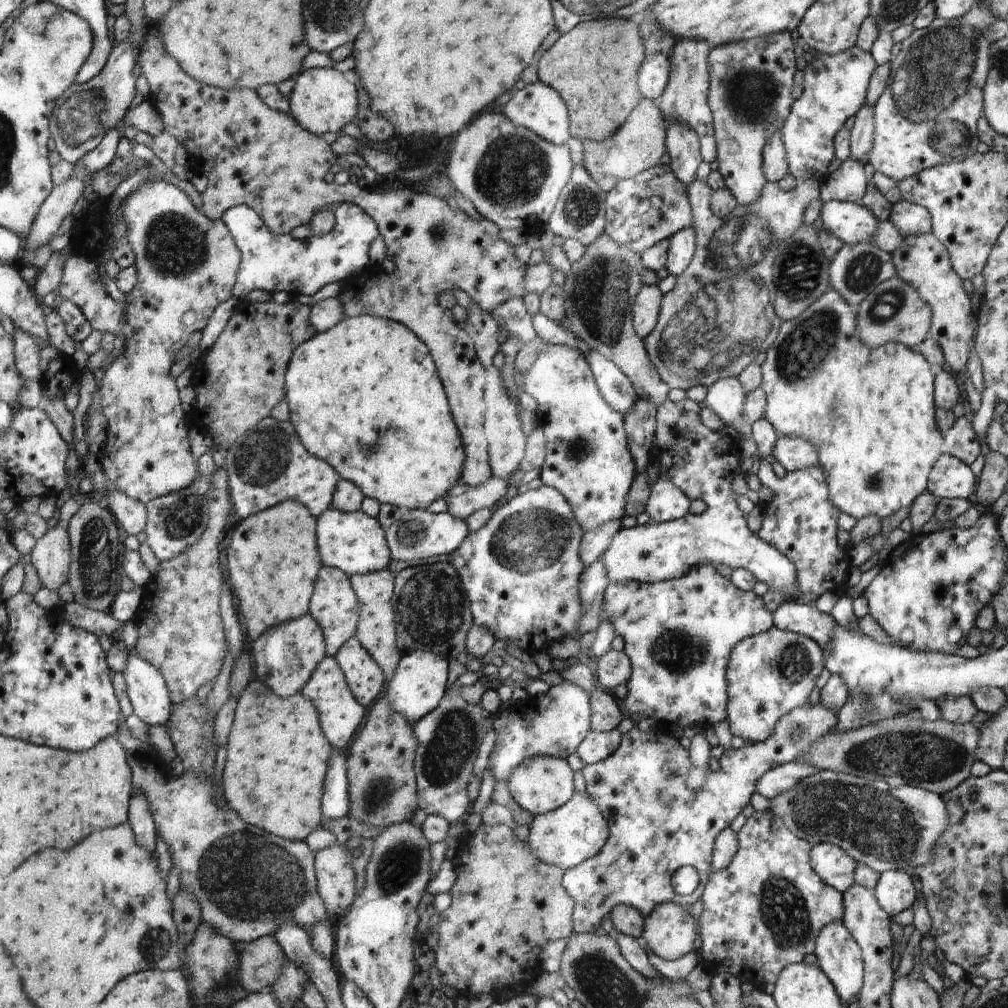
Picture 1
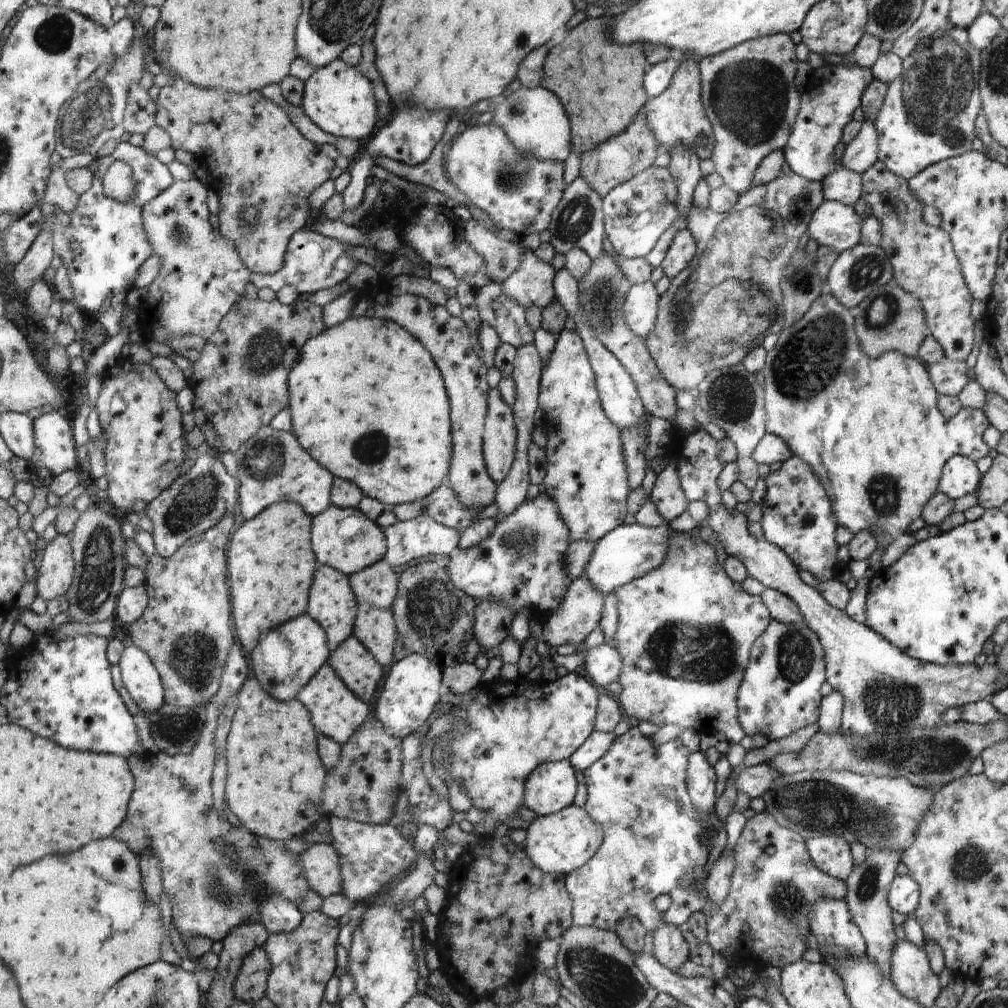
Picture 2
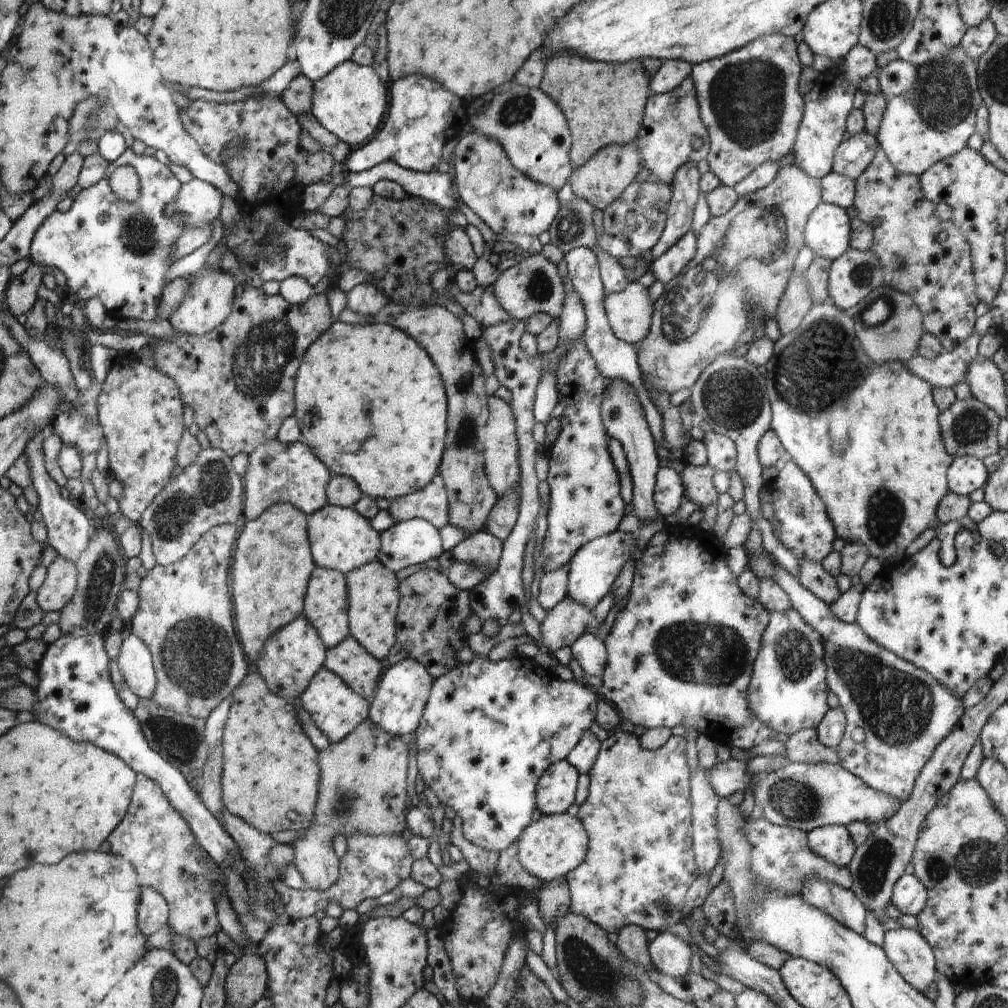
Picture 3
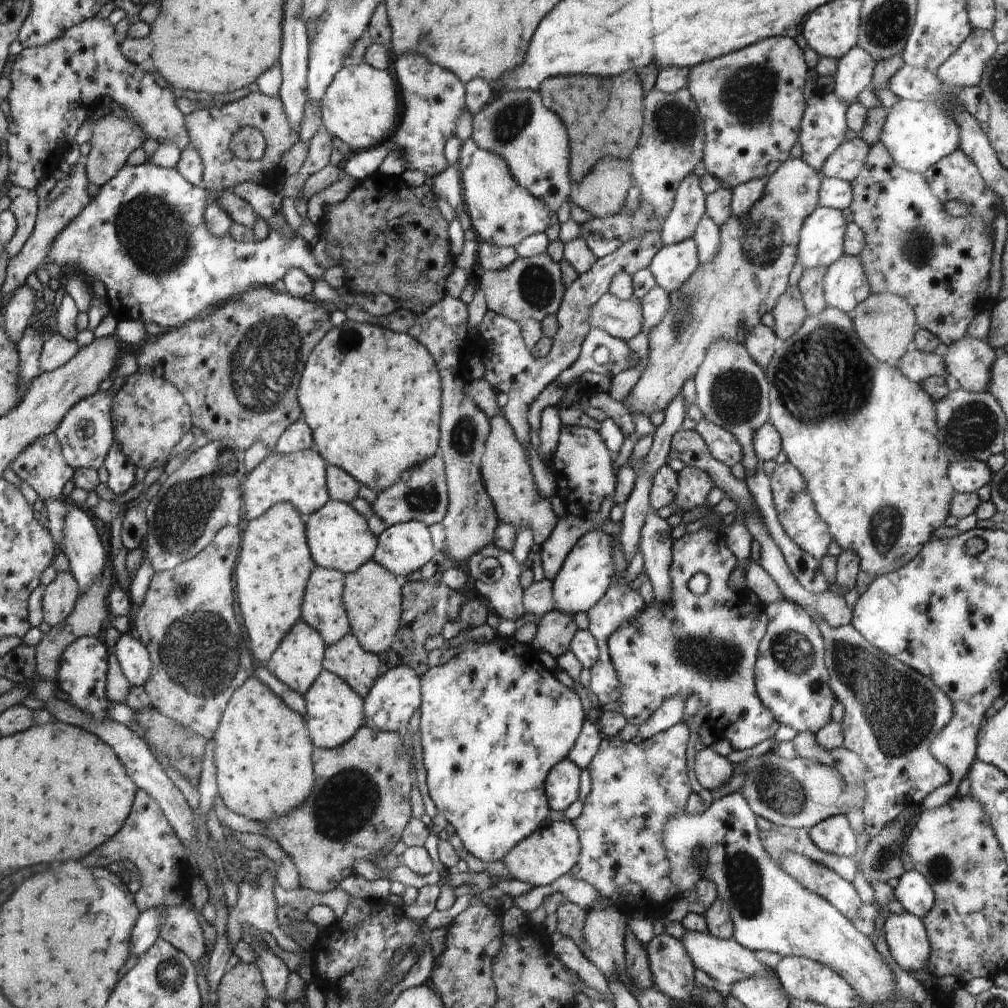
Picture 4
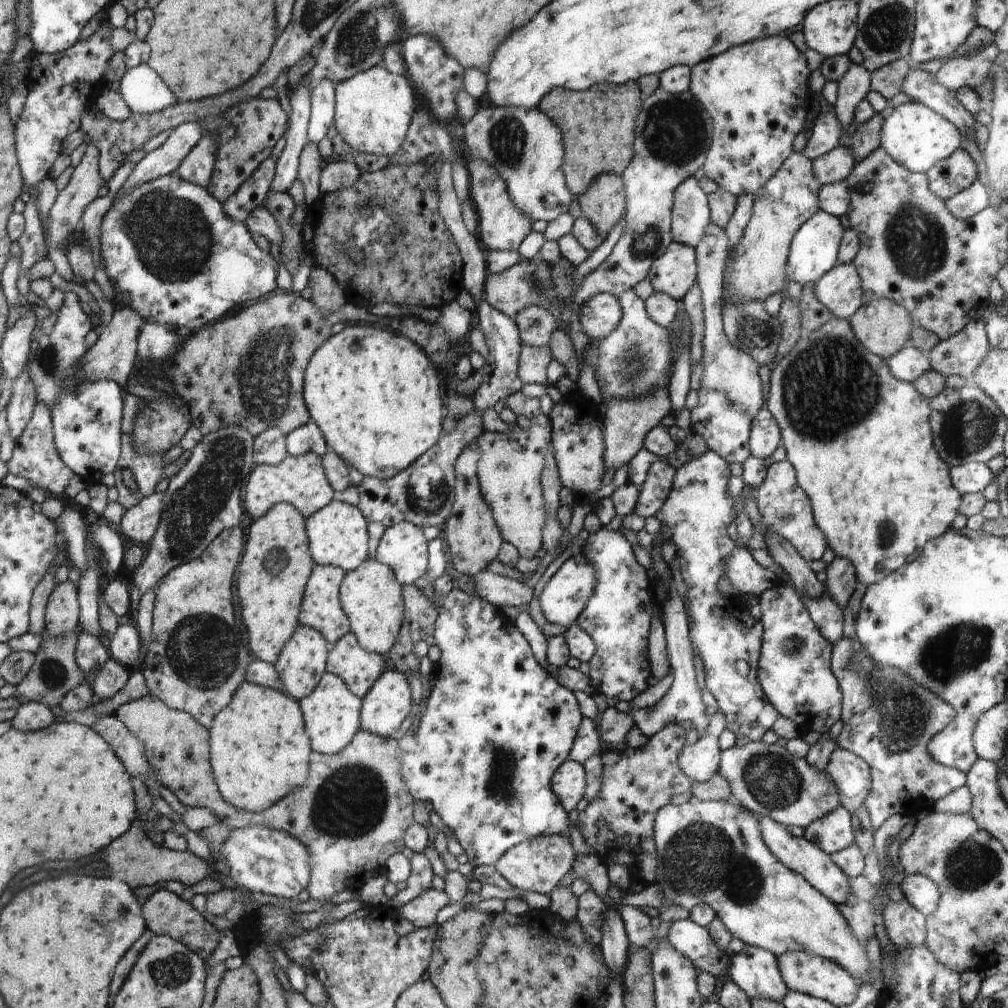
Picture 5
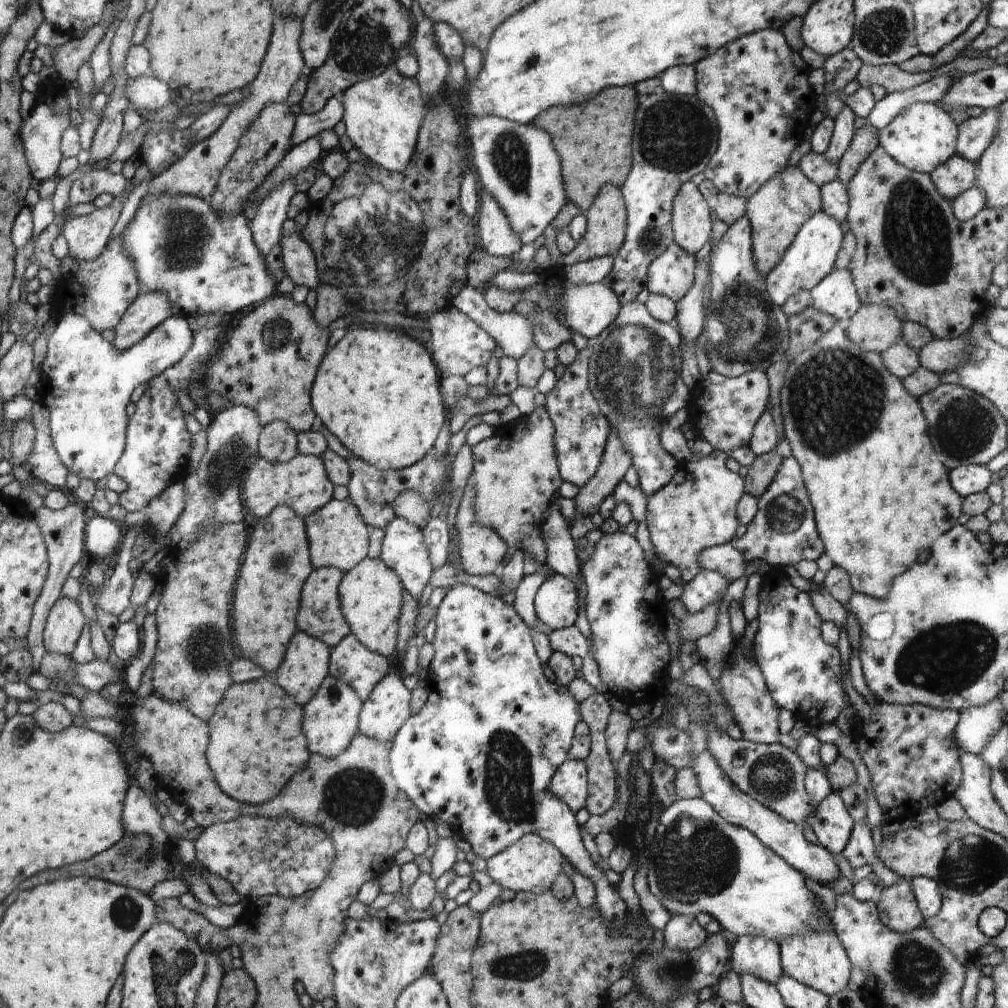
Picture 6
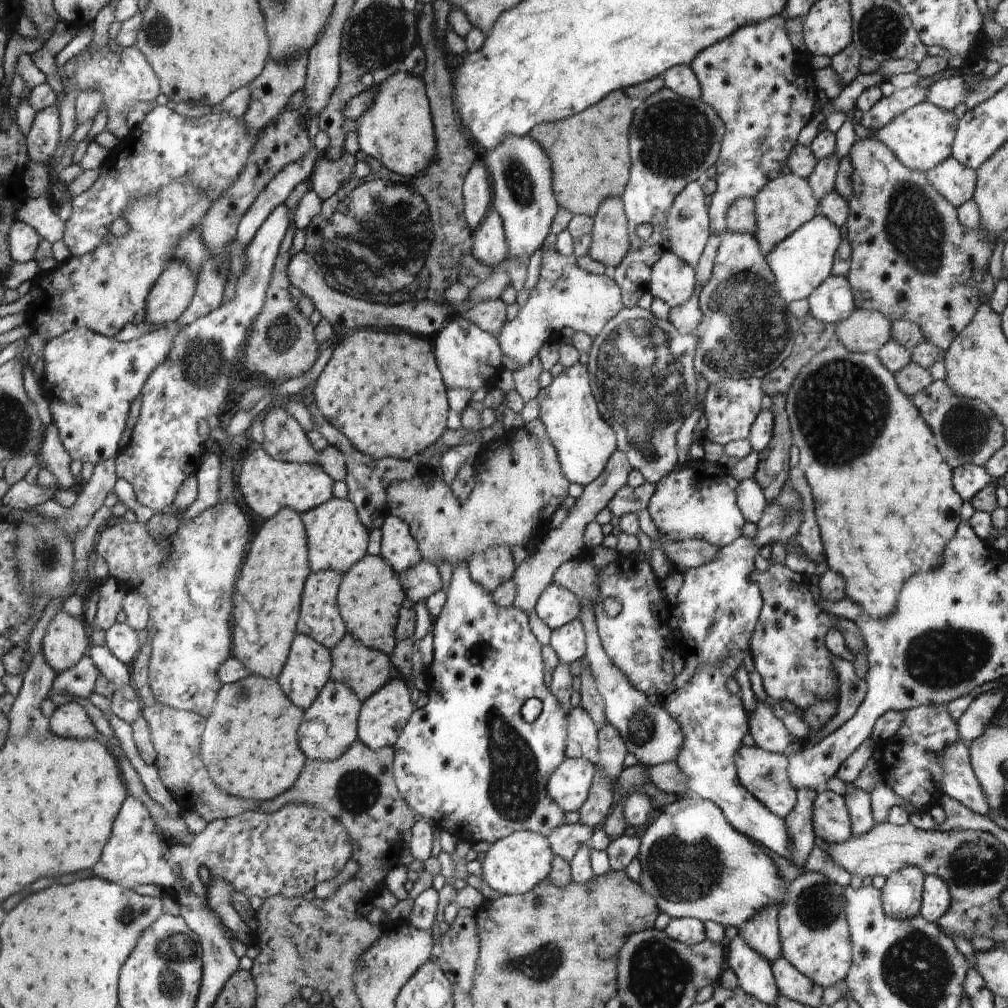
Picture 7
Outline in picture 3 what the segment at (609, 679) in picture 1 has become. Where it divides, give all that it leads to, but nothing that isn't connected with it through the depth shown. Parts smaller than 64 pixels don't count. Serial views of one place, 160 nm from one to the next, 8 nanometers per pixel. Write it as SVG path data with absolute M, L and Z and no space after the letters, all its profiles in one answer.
M582 633L572 644L571 651L586 676L603 674L607 663L607 648L595 635Z

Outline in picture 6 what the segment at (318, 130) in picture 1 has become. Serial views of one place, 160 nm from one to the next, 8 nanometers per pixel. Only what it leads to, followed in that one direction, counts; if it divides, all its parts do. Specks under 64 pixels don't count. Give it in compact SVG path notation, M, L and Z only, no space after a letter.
M395 64L378 76L354 83L342 94L342 122L346 136L366 158L389 171L401 171L411 162L426 118L427 103L419 81L400 74Z

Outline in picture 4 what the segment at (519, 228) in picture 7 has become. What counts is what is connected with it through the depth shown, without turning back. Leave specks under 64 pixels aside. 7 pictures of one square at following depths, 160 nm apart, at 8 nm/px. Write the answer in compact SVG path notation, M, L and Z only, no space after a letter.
M514 89L497 94L473 116L471 139L480 148L500 155L517 183L536 198L545 200L551 211L557 212L571 194L566 127L543 103L540 92Z

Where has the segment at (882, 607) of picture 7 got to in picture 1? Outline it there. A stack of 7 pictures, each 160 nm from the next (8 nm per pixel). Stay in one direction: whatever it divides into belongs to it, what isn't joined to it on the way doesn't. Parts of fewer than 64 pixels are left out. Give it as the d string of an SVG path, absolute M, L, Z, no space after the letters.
M828 289L821 297L809 304L798 318L781 321L781 328L767 350L767 356L761 366L761 387L766 393L765 418L772 424L776 433L786 437L800 437L808 439L816 448L819 466L826 474L827 484L830 488L832 504L836 505L840 512L853 516L856 520L865 516L875 514L880 520L890 516L892 512L900 508L908 508L915 502L916 498L927 490L928 475L934 463L940 455L946 452L944 444L946 438L938 430L934 420L934 374L930 372L929 361L918 351L910 350L905 344L891 342L880 348L868 348L866 344L858 344L856 338L857 324L854 324L854 307L843 299L836 289Z

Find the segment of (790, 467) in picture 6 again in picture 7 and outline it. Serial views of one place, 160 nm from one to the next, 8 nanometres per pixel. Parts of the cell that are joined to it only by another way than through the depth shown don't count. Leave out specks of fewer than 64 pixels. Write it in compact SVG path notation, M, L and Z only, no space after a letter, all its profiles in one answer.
M787 479L778 496L767 504L763 516L757 523L758 533L754 539L740 535L734 542L720 549L719 556L715 561L684 570L683 585L677 594L676 606L680 609L683 618L678 625L679 634L690 648L686 652L686 656L690 654L690 657L686 660L684 670L680 672L679 676L676 676L675 682L670 684L669 688L660 696L662 707L675 718L684 732L685 743L675 762L687 778L690 793L717 804L722 809L723 815L737 830L786 859L793 858L795 846L792 836L788 834L785 819L758 802L738 780L735 754L743 746L742 738L750 732L750 724L748 723L750 714L744 709L738 694L732 694L730 688L727 689L727 681L742 668L746 649L754 635L759 616L762 614L762 590L750 578L754 573L754 556L764 546L772 546L777 542L786 548L786 553L800 554L800 545L795 543L795 539L801 530L800 526L804 524L804 520L805 504L801 493Z

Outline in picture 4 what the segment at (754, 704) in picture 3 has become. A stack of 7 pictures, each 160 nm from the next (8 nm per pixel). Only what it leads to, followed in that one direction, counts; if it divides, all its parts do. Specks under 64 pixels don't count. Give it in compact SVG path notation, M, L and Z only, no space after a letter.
M784 598L767 607L769 616L767 634L764 635L764 640L760 644L760 652L755 662L756 694L781 725L791 726L799 733L806 733L813 737L832 722L832 716L836 716L836 694L830 688L829 672L824 662L824 656L826 656L824 636L815 618L800 605Z

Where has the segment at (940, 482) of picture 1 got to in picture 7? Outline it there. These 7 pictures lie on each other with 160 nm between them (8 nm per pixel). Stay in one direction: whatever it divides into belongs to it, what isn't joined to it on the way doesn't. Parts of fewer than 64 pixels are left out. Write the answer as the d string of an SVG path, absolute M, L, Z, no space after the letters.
M961 464L952 471L952 482L954 490L963 497L970 500L976 496L993 478L988 474L985 467L973 464Z

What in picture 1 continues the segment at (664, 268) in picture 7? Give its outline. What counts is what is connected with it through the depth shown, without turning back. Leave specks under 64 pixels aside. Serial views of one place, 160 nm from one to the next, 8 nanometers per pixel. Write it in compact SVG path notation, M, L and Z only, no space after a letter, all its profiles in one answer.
M690 226L679 230L668 239L668 242L670 250L667 254L666 269L670 275L678 276L687 270L691 260L696 257L697 244L694 229Z

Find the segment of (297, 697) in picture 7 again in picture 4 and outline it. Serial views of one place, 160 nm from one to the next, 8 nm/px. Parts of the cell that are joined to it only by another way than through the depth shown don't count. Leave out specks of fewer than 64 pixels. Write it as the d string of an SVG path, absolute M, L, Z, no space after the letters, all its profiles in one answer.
M300 618L299 622L294 623L294 626L282 638L270 660L263 665L280 682L304 696L322 672L322 654L326 654L324 650L327 650L324 641L323 635L317 629L312 628L307 621Z

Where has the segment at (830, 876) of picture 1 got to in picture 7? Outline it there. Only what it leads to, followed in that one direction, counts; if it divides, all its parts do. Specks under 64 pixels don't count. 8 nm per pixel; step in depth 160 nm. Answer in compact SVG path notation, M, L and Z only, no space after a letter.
M824 789L814 801L815 835L830 845L844 844L852 837L851 818L842 795Z

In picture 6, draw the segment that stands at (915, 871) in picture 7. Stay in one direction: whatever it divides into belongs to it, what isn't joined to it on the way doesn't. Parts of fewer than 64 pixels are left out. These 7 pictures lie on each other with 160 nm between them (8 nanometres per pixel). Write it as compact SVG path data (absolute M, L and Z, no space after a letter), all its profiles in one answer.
M902 877L890 888L884 888L877 905L879 917L894 932L913 932L925 923L910 878Z

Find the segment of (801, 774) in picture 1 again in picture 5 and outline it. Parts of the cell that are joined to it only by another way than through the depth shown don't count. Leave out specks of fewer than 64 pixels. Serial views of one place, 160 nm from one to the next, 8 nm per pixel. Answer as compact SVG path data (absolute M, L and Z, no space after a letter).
M717 711L713 723L709 724L704 735L695 744L685 745L679 756L679 764L692 780L705 783L718 773L721 762L721 750L717 737L727 728L726 717Z

